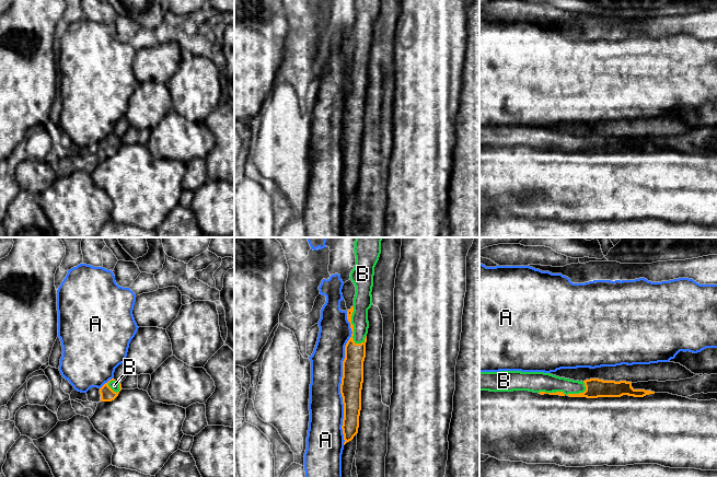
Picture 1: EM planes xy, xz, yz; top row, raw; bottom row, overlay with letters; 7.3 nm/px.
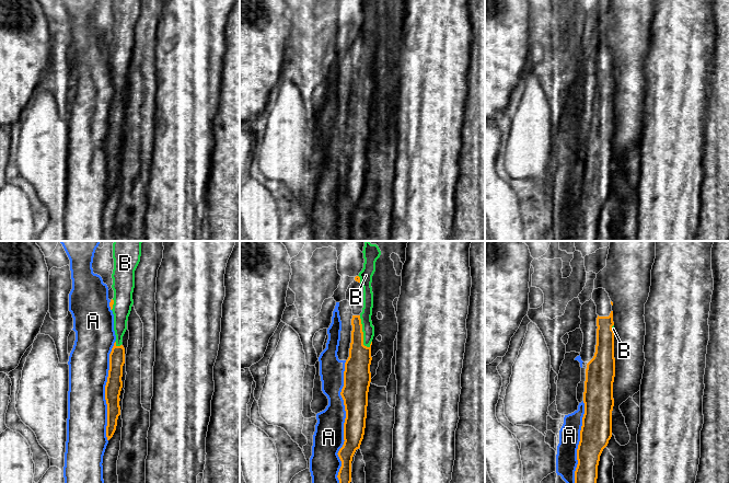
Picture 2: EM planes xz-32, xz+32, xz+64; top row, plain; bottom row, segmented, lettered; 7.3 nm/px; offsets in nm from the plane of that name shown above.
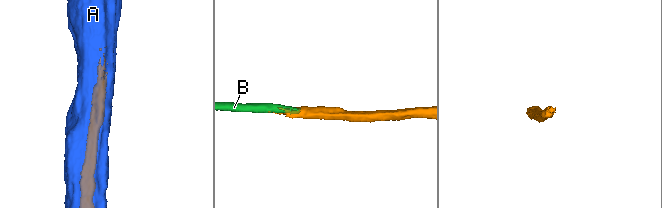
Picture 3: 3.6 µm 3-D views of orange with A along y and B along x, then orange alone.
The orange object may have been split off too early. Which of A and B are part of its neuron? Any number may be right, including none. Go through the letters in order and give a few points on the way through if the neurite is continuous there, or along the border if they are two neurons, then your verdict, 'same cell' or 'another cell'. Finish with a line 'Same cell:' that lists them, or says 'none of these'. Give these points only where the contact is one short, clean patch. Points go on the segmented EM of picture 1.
A: another cell
B: same cell
Same cell: B

